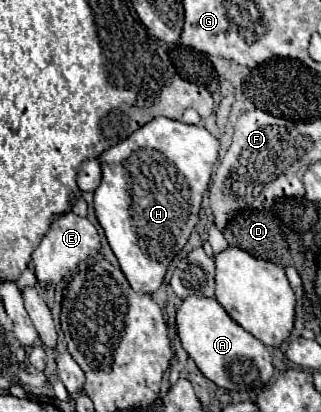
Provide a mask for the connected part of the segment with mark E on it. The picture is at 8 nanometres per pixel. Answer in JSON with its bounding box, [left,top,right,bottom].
[30,211,100,285]

